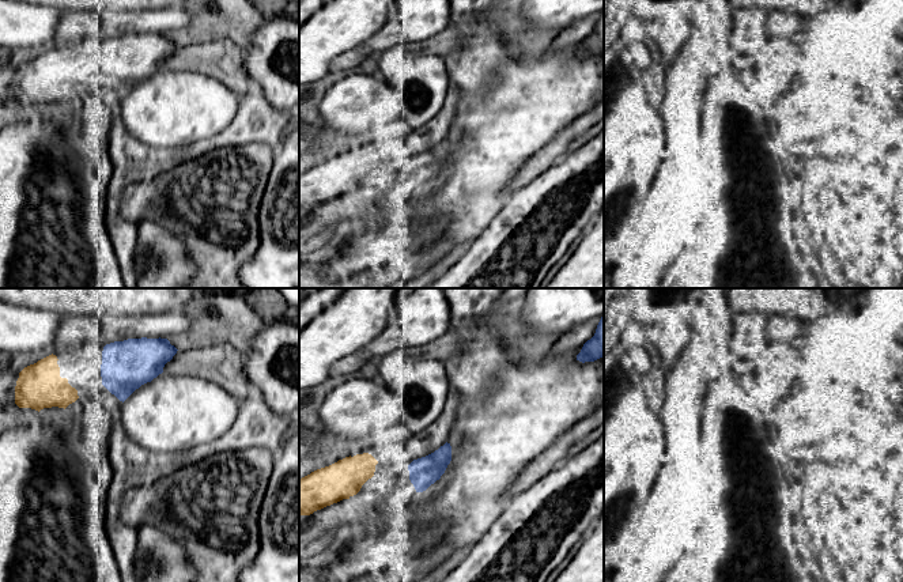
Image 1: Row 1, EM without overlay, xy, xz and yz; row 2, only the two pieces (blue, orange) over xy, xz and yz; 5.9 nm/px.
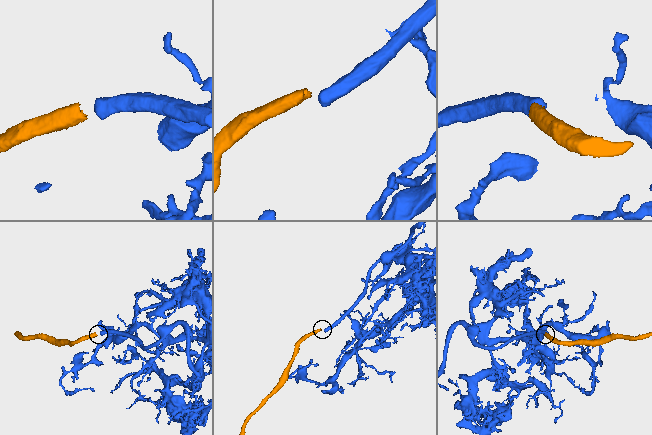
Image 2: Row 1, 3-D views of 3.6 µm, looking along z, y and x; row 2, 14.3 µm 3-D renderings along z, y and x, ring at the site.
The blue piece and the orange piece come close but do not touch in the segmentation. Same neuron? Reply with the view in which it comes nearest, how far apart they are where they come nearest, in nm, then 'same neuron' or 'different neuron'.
nearest in xy; 160 nm apart; same neuron

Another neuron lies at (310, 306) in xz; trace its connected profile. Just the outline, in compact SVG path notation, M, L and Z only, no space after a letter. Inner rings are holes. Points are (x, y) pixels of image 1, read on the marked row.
M318 288L299 301L299 332L348 288Z

